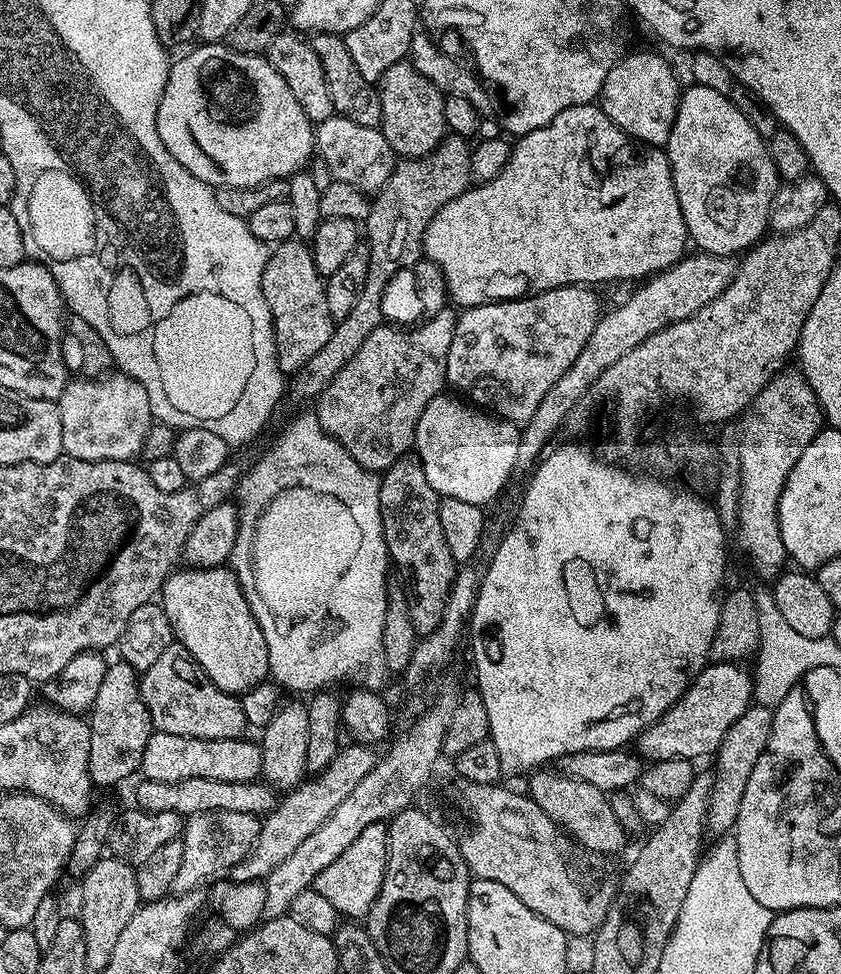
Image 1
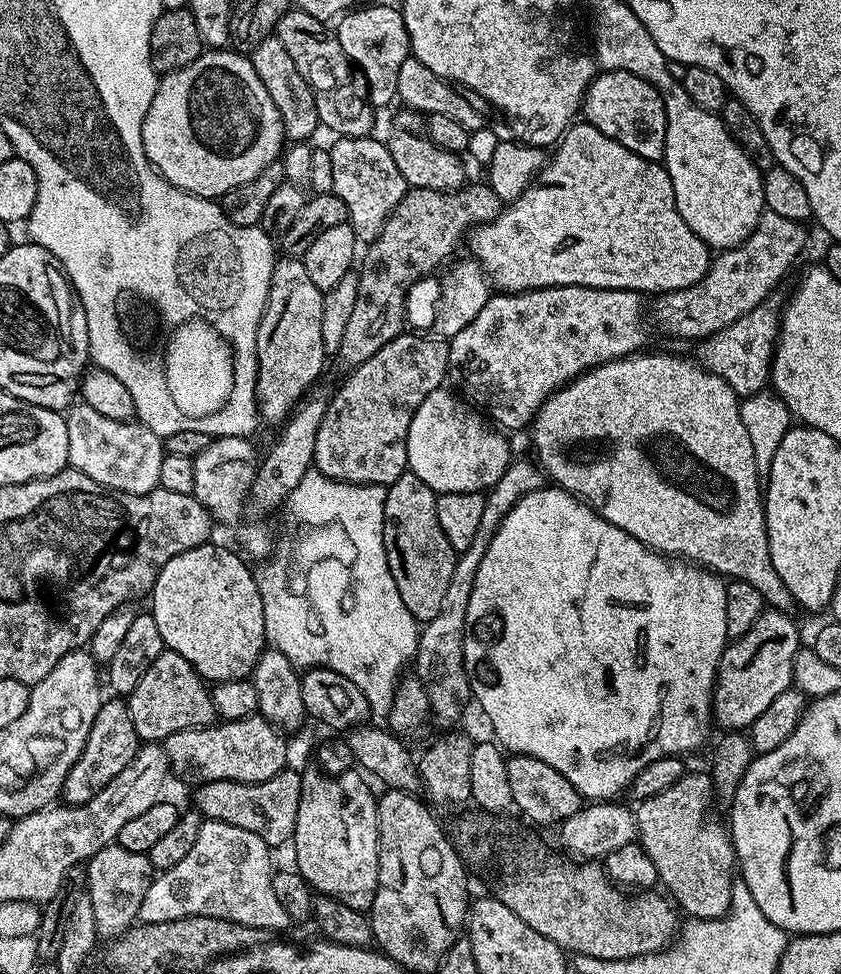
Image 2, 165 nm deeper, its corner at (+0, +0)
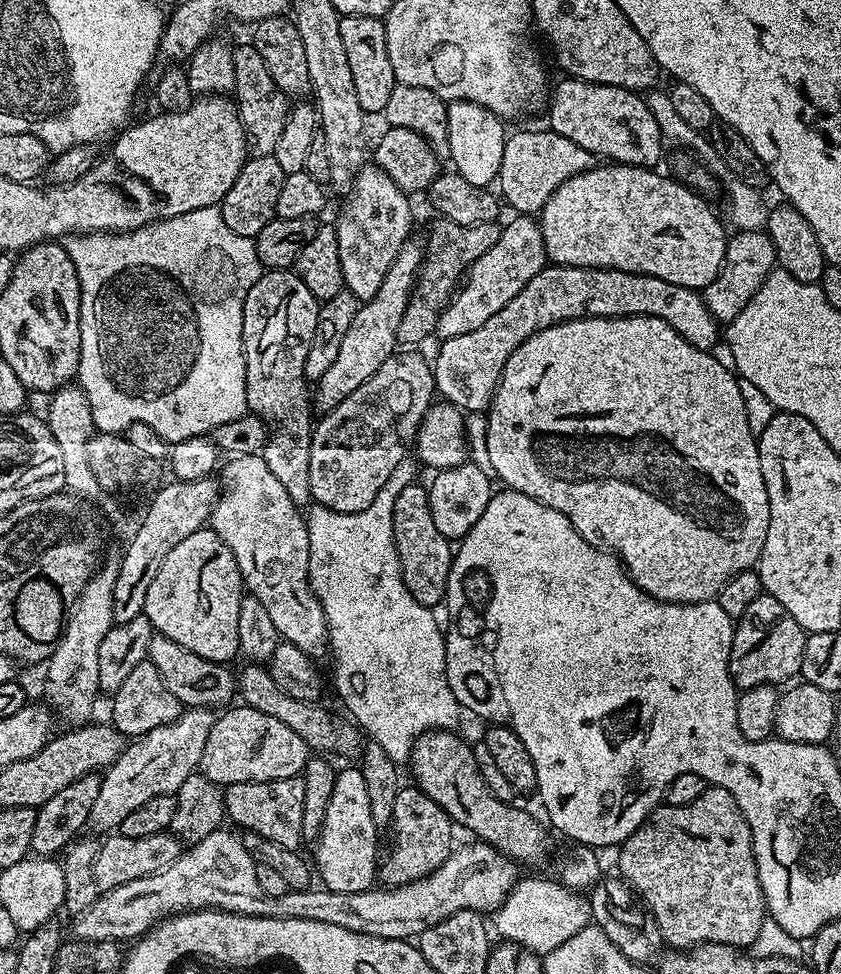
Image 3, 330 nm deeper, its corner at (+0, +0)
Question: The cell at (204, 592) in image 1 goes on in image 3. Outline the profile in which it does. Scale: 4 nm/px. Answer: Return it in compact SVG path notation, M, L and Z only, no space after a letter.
M205 526L190 534L190 538L178 542L178 546L174 546L174 550L166 554L158 574L154 574L154 582L150 582L150 590L146 590L142 615L159 635L178 642L178 646L186 646L186 650L210 662L228 664L232 659L237 659L240 651L238 606L245 595L244 579L240 576L234 554L230 554L230 546L226 546L226 542L222 542L222 538L218 538L211 527Z

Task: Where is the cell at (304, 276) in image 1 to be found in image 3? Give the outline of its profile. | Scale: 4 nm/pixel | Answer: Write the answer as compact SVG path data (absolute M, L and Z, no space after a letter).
M268 270L250 286L246 294L246 306L242 314L242 342L246 358L246 402L248 412L259 416L271 428L268 441L264 443L263 458L270 466L270 474L282 482L286 494L298 506L304 506L312 500L310 494L310 446L314 412L310 407L310 384L304 378L306 354L310 354L310 342L318 326L318 314L321 301L306 290L306 282L292 270Z

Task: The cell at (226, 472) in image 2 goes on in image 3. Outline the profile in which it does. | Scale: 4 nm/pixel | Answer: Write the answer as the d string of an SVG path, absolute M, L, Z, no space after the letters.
M263 455L254 456L232 456L229 464L223 465L222 471L218 476L218 484L222 491L219 493L216 505L212 507L212 518L210 527L212 531L218 534L218 538L222 538L222 542L226 542L226 546L230 546L230 554L234 554L234 558L238 562L238 570L240 576L244 579L244 587L254 598L258 598L258 602L262 602L262 606L266 606L270 618L274 621L274 626L278 630L281 641L298 646L298 650L302 650L307 656L320 658L325 655L328 648L328 619L322 610L322 606L318 602L318 598L314 594L314 590L310 586L310 578L308 571L310 570L310 534L308 533L308 521L302 515L301 509L290 498L290 494L286 494L286 490L282 487L282 482L278 482L278 478L274 478L274 474L270 474L270 466L266 466Z

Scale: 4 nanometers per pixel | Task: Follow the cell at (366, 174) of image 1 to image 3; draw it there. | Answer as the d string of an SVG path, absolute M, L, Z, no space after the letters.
M365 163L354 178L344 200L344 216L334 220L338 238L338 258L342 258L342 278L347 291L363 302L378 294L390 262L398 258L398 250L410 238L412 228L412 204L409 193L403 192L375 163Z

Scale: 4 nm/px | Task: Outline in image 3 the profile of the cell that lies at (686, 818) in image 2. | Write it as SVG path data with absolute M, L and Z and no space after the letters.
M709 786L690 806L661 803L630 838L619 845L619 875L638 897L639 903L652 915L651 923L663 943L672 950L697 948L699 944L728 944L747 949L759 936L766 923L762 886L758 882L758 866L754 858L754 842L750 826L734 802L730 790Z

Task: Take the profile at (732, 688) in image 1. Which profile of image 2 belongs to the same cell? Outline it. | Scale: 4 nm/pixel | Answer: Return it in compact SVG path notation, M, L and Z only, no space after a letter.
M775 610L764 611L746 630L746 634L735 637L725 648L720 659L720 668L716 672L716 686L712 694L712 715L715 723L721 724L724 730L748 730L751 729L754 718L778 698L786 689L793 687L792 675L794 674L795 656L802 648L800 632L796 629L793 617L786 612Z

